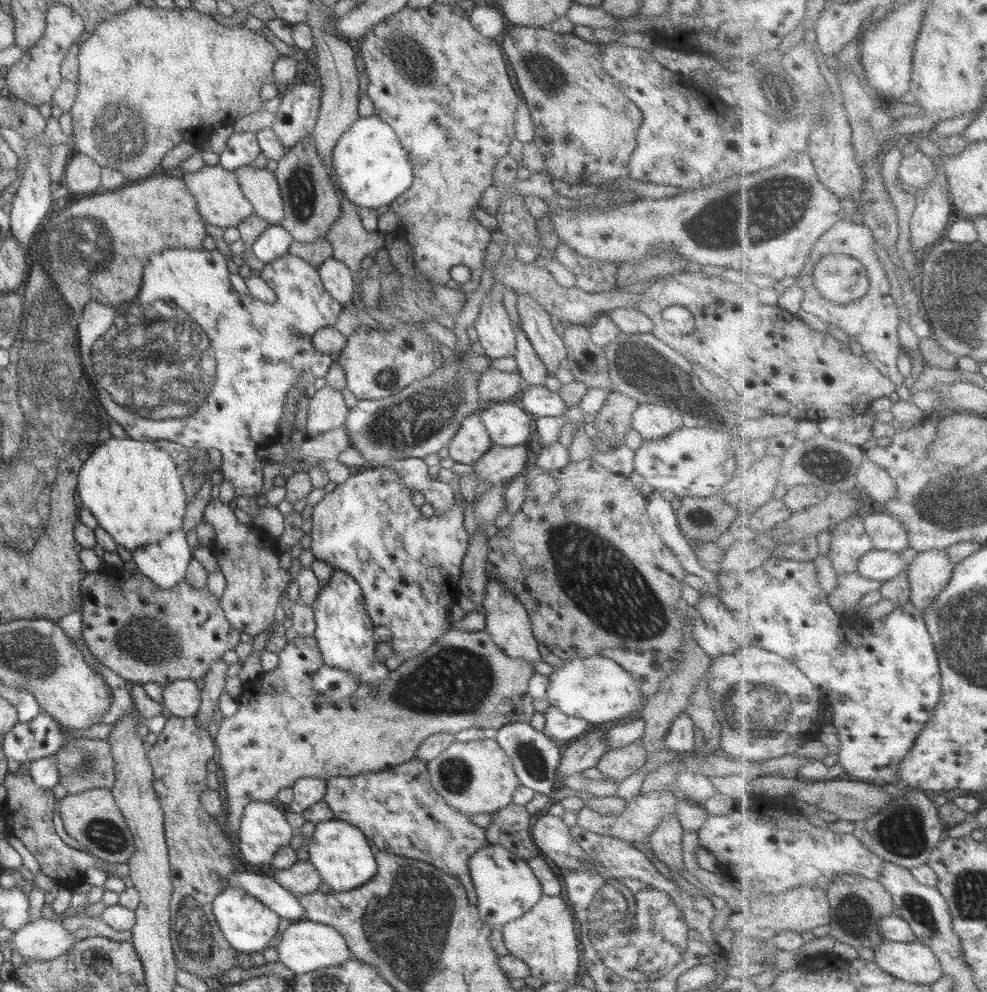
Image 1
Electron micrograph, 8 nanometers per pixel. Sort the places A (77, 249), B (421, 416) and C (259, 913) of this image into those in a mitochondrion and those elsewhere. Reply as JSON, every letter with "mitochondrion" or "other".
{"A":"mitochondrion","B":"mitochondrion","C":"other"}

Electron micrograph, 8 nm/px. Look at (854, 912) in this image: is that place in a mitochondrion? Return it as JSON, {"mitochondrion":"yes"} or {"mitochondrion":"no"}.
{"mitochondrion":"yes"}

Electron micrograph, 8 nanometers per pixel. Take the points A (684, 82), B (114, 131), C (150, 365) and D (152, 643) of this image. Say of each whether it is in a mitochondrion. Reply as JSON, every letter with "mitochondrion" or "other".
{"A":"other","B":"mitochondrion","C":"mitochondrion","D":"mitochondrion"}

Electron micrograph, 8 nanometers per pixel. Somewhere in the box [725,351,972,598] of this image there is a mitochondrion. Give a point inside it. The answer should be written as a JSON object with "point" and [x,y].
{"point":[825,461]}

